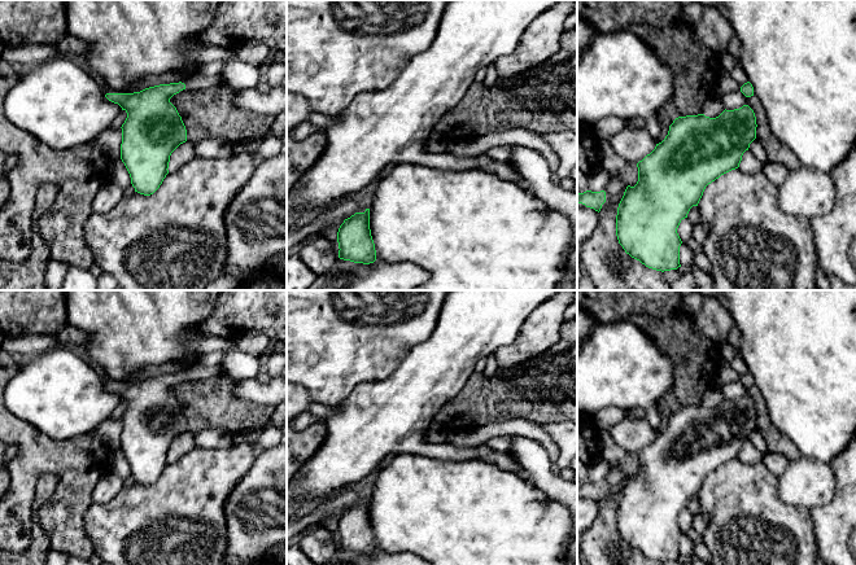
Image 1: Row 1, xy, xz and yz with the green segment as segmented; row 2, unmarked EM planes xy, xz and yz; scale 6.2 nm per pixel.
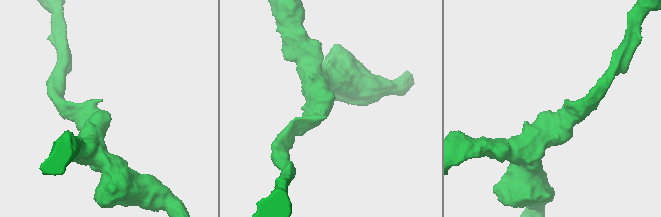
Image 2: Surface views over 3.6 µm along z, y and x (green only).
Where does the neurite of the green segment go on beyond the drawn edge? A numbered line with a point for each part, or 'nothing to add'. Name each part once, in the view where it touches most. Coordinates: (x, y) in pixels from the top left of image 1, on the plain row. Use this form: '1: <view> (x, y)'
1: xy (196, 373)

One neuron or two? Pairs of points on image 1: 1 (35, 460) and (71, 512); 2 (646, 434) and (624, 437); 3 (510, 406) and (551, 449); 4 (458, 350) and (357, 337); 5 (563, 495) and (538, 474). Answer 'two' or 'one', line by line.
1: one
2: one
3: two
4: two
5: one

